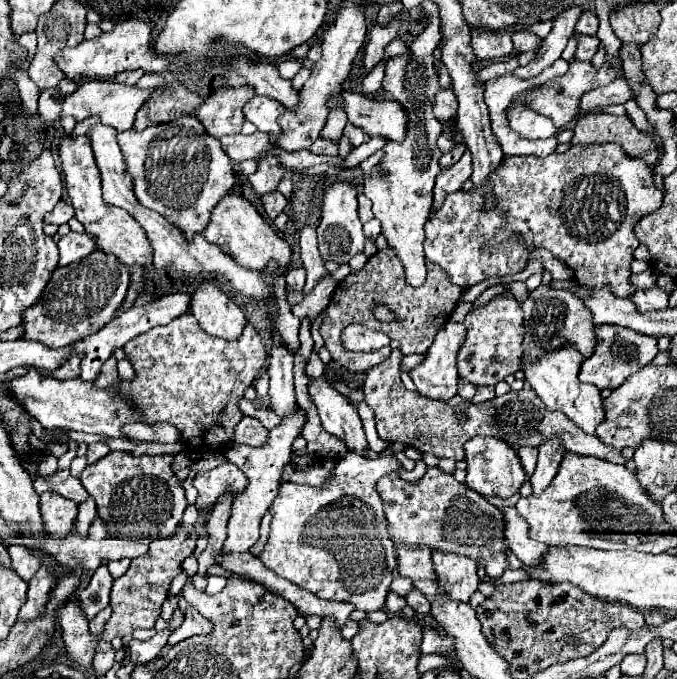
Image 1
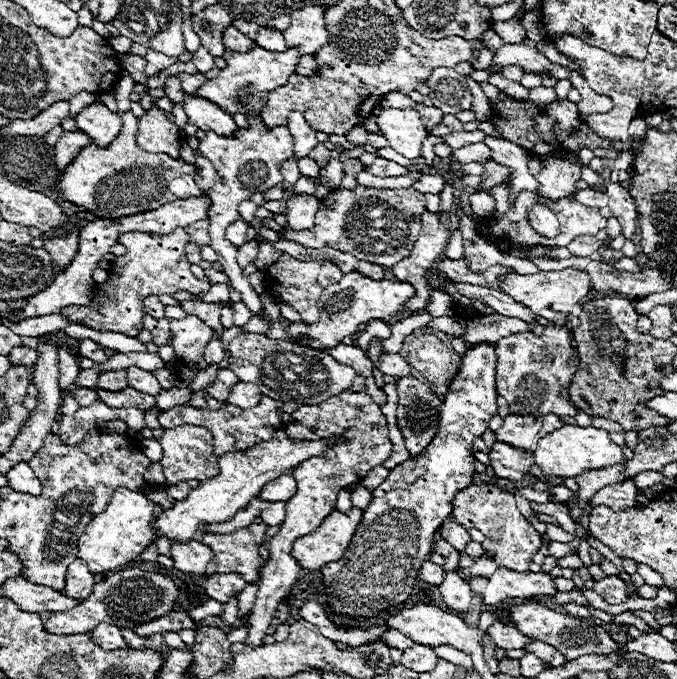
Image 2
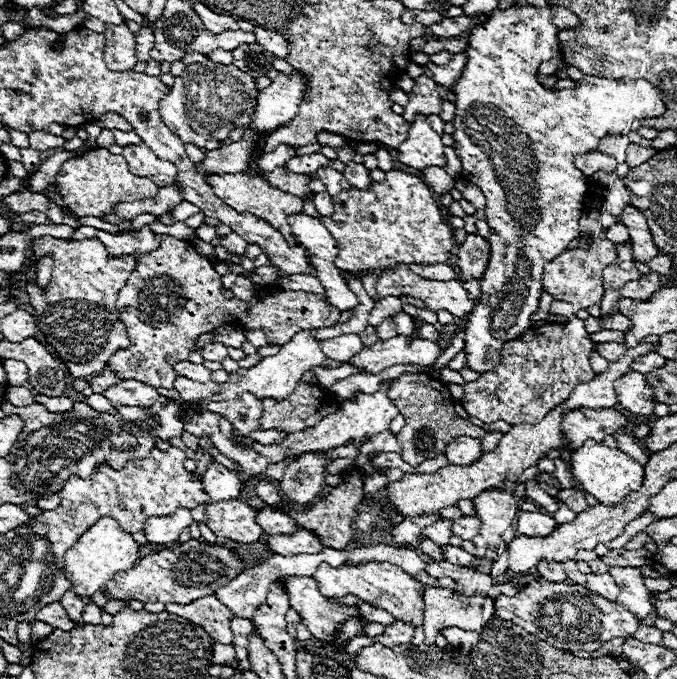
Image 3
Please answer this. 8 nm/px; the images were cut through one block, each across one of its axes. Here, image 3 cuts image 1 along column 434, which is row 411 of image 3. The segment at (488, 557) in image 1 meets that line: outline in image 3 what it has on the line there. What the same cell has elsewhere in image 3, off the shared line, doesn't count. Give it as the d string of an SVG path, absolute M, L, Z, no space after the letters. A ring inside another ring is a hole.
M574 318L568 324L542 324L532 326L514 340L508 340L502 348L500 364L480 374L478 380L464 384L464 396L460 404L464 410L484 424L504 420L508 424L538 424L550 410L562 404L572 390L594 378L590 368L590 354L594 342L586 332L582 320Z

